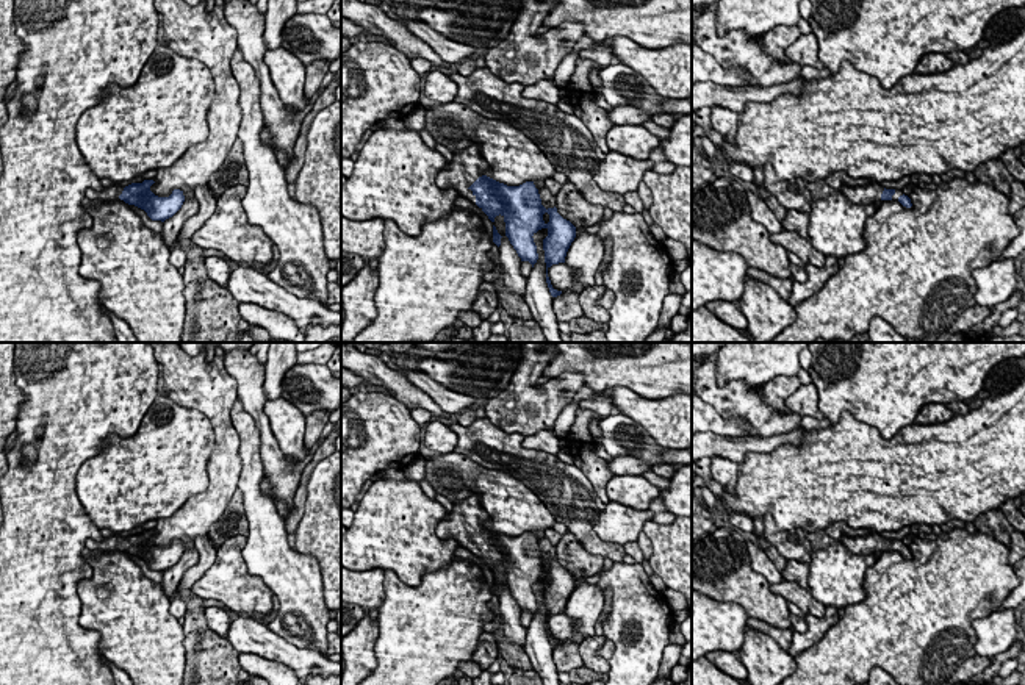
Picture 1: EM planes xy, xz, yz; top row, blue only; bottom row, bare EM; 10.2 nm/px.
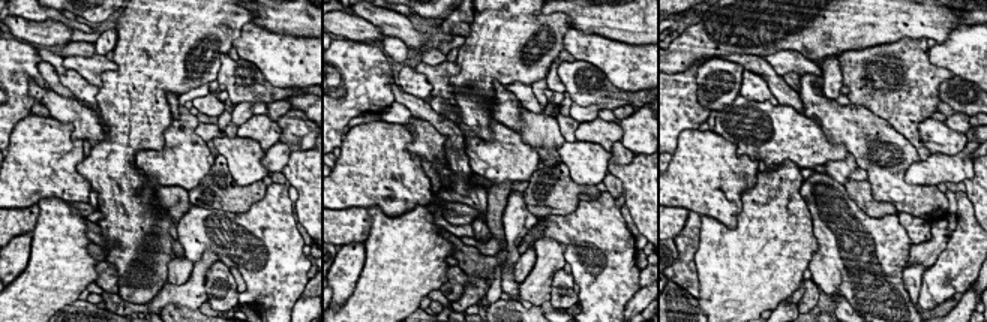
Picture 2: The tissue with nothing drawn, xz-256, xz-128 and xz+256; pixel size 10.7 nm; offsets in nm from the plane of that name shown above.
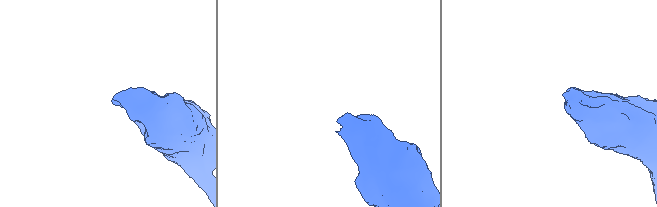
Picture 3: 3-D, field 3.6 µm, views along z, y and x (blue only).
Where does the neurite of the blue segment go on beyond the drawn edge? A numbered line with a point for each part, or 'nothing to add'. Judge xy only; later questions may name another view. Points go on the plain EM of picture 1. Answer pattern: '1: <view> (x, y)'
1: xy (107, 545)

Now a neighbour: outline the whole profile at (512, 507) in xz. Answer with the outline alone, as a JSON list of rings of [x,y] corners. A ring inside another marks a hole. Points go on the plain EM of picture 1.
[[[457,452],[426,458],[426,482],[452,504],[479,494],[488,513],[485,525],[507,536],[545,532],[556,524],[554,515],[524,483]]]

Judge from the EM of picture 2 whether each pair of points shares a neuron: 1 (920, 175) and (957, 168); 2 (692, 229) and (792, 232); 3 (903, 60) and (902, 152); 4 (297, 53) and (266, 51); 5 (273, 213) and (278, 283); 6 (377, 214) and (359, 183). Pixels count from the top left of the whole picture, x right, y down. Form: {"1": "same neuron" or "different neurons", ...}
{"1": "same neuron", "2": "different neurons", "3": "different neurons", "4": "same neuron", "5": "same neuron", "6": "different neurons"}

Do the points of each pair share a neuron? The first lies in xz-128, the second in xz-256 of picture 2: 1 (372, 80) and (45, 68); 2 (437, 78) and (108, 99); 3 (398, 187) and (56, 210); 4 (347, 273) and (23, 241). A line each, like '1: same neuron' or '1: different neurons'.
1: different neurons
2: different neurons
3: different neurons
4: same neuron

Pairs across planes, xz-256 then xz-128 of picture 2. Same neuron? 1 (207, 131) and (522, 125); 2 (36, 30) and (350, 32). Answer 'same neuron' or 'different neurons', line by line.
1: same neuron
2: same neuron

